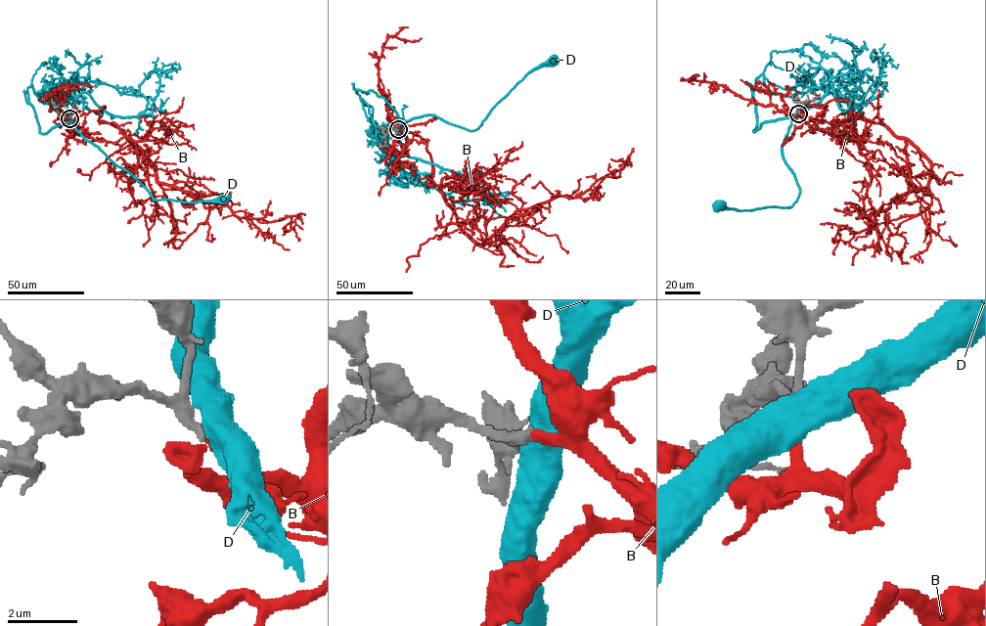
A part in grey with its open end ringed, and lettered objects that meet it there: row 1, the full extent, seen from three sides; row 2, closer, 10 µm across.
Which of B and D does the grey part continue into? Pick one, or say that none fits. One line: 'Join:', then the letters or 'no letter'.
Join: B

